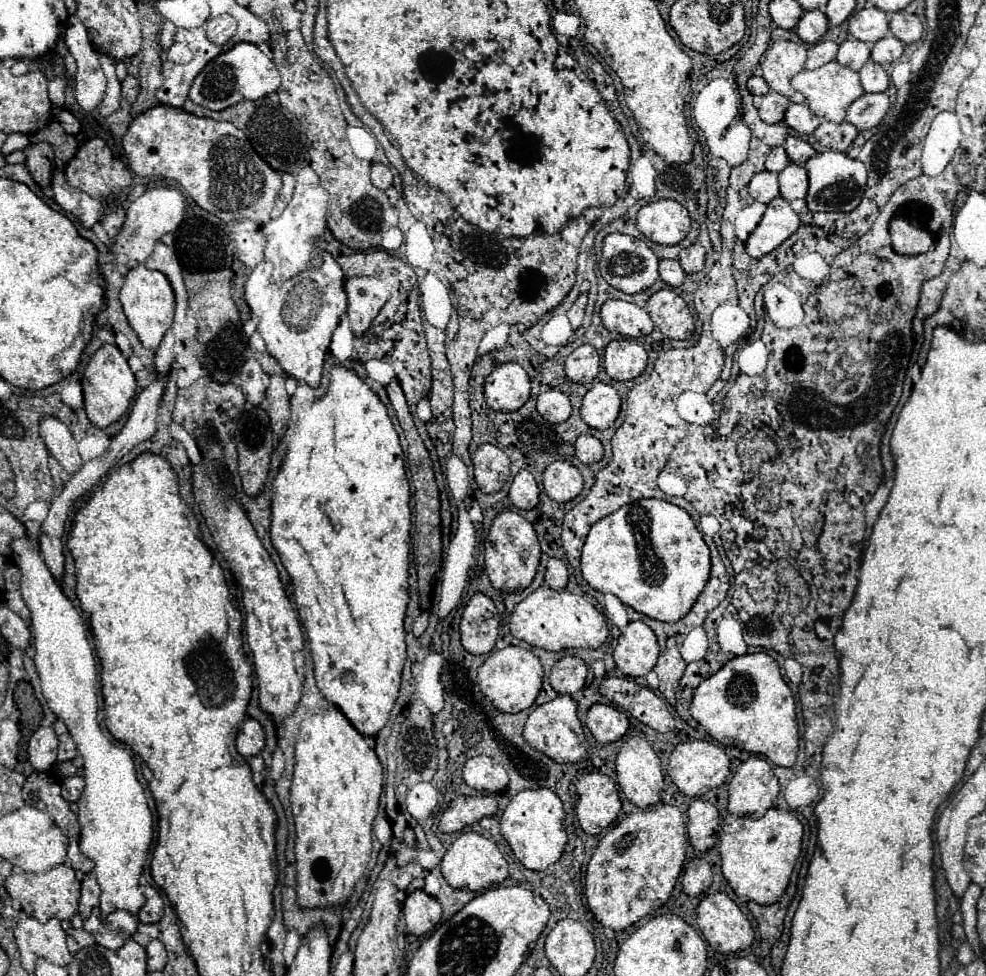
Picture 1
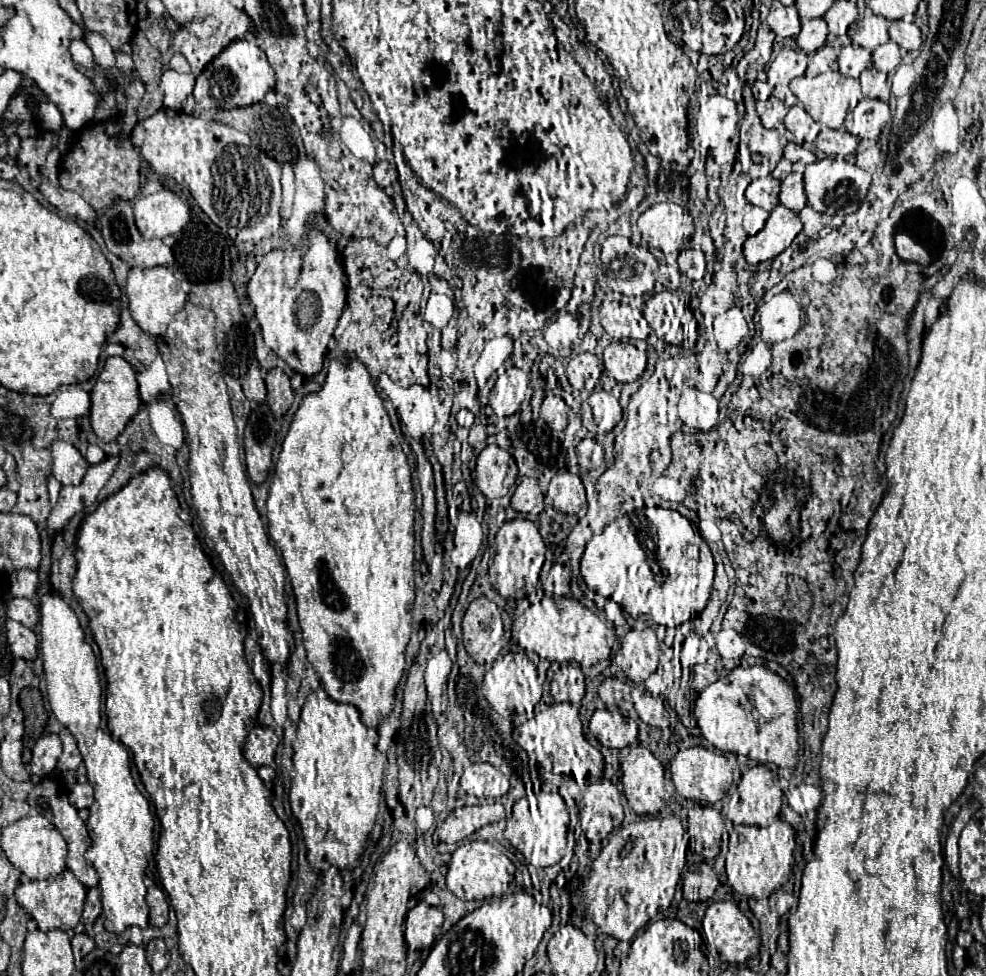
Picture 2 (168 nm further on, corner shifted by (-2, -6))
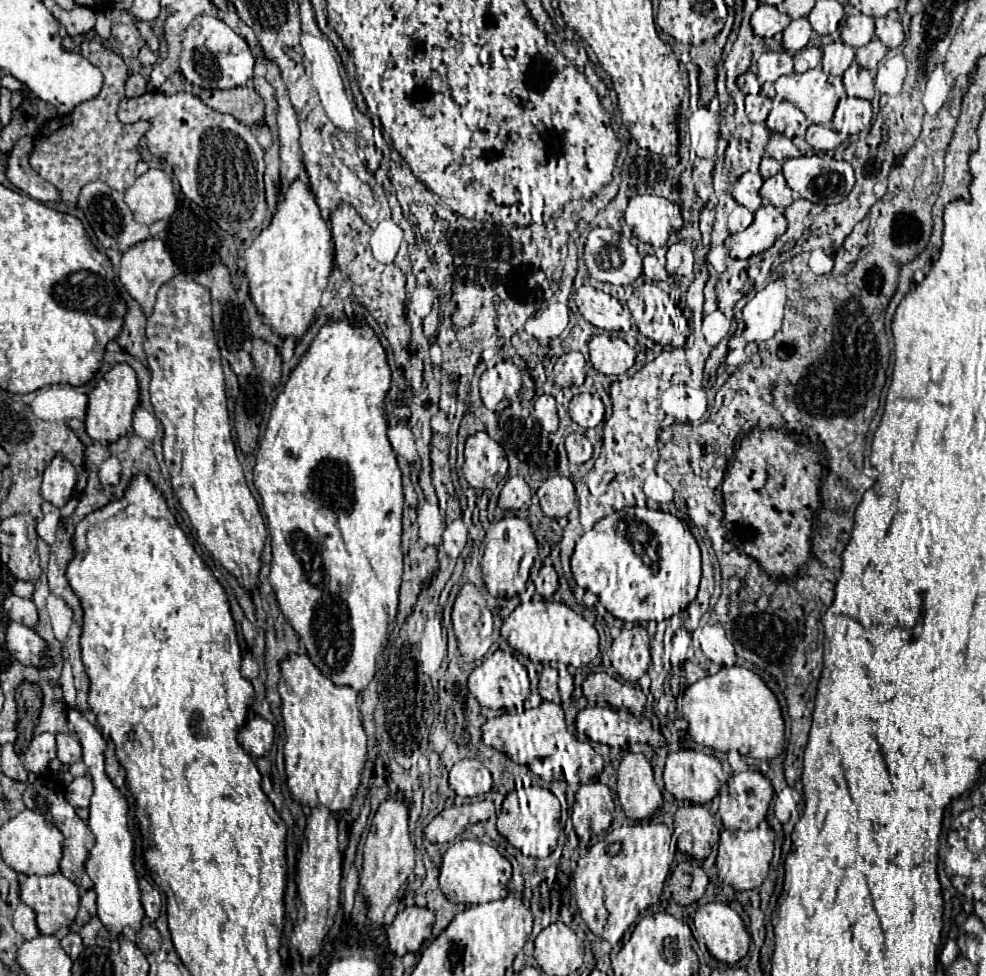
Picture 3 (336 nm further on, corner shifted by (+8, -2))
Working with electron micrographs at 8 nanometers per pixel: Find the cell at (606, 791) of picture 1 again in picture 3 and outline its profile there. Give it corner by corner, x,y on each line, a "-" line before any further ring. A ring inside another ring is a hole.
587,782
575,792
571,808
571,820
581,840
589,842
595,834
601,834
611,826
613,820
613,798
609,786
601,782

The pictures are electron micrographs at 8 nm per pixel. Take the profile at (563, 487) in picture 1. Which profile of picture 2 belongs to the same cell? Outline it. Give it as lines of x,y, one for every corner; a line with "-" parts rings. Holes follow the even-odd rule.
563,472
551,480
547,496
553,500
553,508
557,512
577,514
585,502
585,488
579,476

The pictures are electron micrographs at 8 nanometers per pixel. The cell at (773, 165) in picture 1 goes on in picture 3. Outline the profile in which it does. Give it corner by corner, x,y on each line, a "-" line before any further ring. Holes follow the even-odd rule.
763,156
763,160
761,160
761,176
763,178
769,178
769,176
773,176
773,174
777,174
781,170
781,164
775,160
775,158
771,158
771,156

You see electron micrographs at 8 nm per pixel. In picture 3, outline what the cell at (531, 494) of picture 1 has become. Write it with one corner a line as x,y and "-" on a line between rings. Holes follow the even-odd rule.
513,476
505,482
501,496
499,496
499,508
503,510
527,510
531,506
531,490
527,482
521,476

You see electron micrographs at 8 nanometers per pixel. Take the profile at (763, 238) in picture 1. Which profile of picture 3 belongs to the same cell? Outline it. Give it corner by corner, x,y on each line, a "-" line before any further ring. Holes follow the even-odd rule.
771,204
761,206
755,212
753,224
731,236
731,258
751,258
771,248
775,240
787,230
787,220
783,212

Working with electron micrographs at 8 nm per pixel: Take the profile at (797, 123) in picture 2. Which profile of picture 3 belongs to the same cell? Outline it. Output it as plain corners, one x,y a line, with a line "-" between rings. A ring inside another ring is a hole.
783,100
779,104
775,104
769,112
769,118
765,122
773,132
779,132
787,138
795,138
795,136
805,136
805,130
807,130
807,120
805,120
805,114
793,106
791,102

